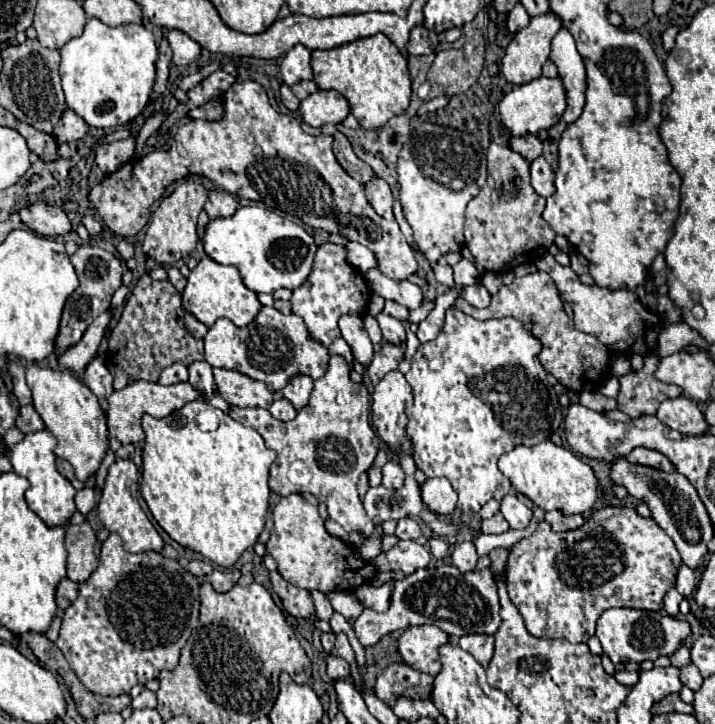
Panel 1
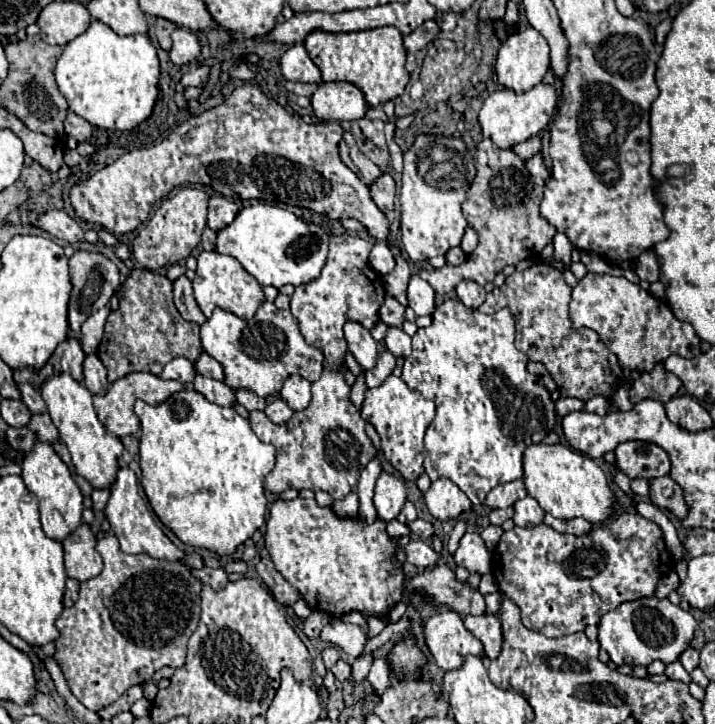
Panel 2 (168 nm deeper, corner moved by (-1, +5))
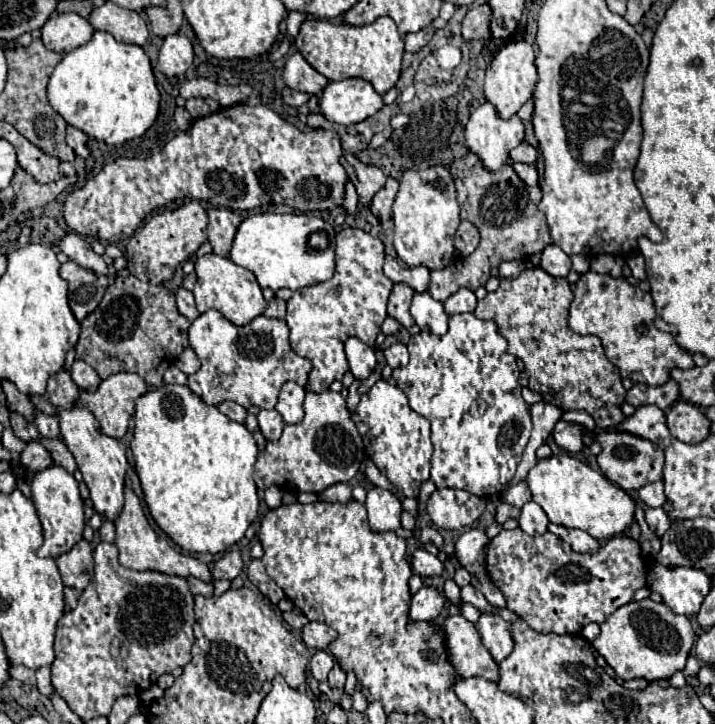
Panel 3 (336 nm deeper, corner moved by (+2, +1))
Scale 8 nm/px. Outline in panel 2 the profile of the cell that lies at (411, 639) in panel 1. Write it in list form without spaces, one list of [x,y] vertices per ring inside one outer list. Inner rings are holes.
[[[451,610],[425,622],[425,642],[441,670],[457,670],[467,654],[485,660],[483,644],[463,626],[463,618]]]

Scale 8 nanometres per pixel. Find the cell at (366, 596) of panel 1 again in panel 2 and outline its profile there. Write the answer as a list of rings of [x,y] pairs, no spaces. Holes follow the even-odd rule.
[[[377,658],[371,666],[371,672],[367,676],[369,684],[373,686],[375,694],[383,694],[383,690],[387,690],[389,686],[389,664],[387,664],[387,658]]]

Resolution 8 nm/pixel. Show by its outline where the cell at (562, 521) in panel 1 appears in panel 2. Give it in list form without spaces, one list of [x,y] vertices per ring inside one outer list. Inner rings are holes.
[[[545,514],[545,524],[551,526],[553,530],[557,530],[557,532],[569,532],[569,534],[575,534],[575,536],[583,536],[583,534],[589,534],[593,530],[593,524],[587,522],[585,518],[559,520],[559,518],[553,518],[551,514]]]

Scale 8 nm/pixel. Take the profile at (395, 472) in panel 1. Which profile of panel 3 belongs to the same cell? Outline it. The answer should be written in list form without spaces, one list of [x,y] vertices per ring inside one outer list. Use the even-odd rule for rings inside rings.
[[[374,486],[372,490],[368,490],[364,506],[368,510],[370,530],[386,532],[386,530],[396,530],[400,526],[402,504],[390,490]]]

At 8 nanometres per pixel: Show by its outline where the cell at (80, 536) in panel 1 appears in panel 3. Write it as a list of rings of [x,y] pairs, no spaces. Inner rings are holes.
[[[80,540],[74,544],[74,548],[66,554],[60,554],[56,558],[58,570],[62,574],[62,582],[70,588],[76,588],[82,592],[94,574],[94,560],[92,560],[92,546],[88,540]]]

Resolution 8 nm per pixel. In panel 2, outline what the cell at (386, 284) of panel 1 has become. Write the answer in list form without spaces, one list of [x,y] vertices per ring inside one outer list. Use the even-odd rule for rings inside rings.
[[[411,276],[407,298],[409,298],[409,306],[415,310],[417,316],[431,316],[437,308],[435,290],[431,290],[431,286],[419,276]]]

